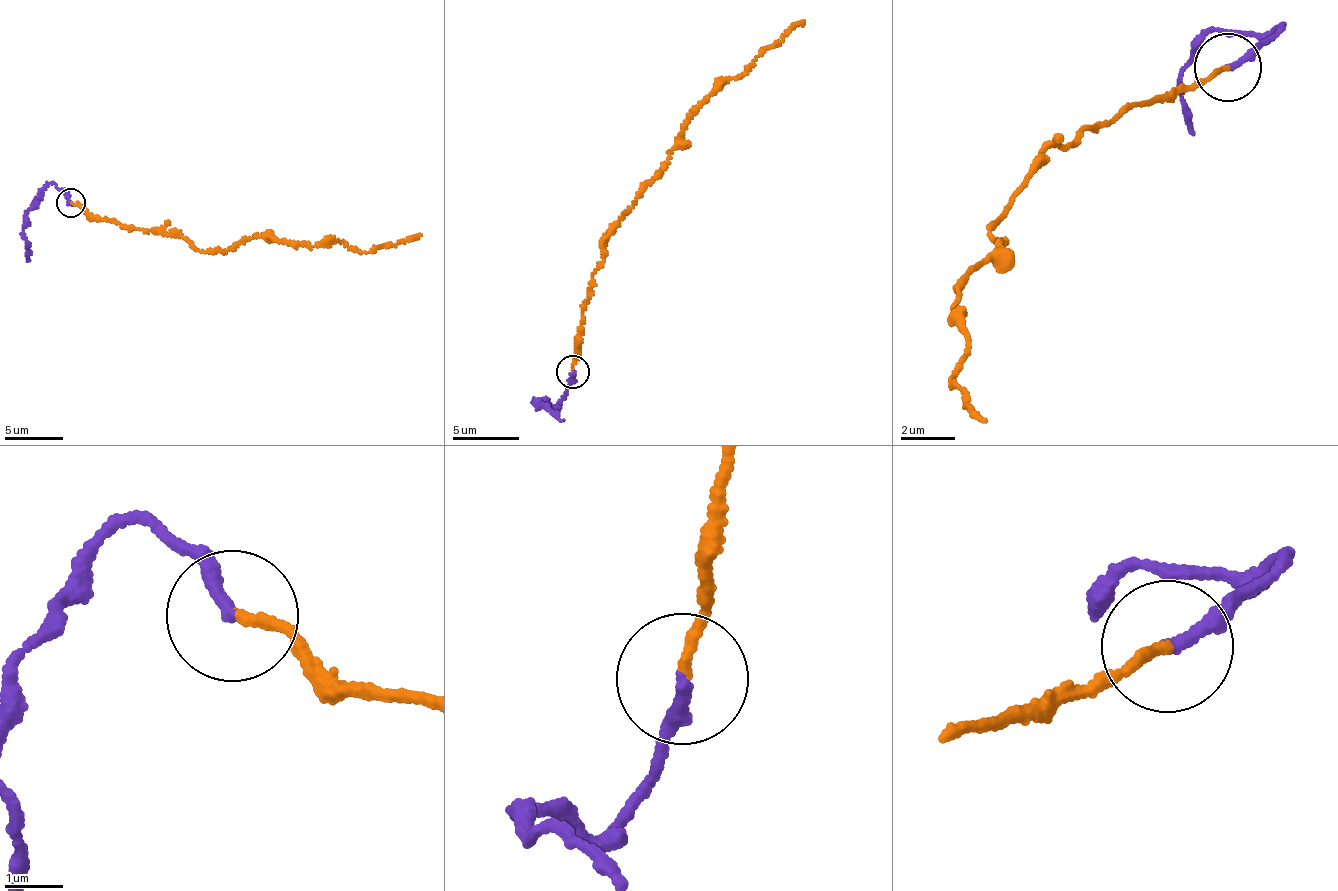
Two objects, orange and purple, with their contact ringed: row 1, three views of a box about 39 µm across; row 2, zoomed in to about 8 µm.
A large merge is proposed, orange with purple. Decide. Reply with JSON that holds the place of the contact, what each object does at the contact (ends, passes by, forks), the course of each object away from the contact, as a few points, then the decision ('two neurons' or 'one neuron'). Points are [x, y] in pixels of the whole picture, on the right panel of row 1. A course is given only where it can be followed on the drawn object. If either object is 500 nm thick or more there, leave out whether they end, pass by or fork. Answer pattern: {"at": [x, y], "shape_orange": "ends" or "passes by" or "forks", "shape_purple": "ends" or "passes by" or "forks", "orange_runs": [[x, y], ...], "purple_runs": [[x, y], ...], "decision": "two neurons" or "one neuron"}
{"at": [1227, 67], "shape_orange": "ends", "shape_purple": "ends", "orange_runs": [[1227, 67], [1047, 148], [1027, 177], [994, 233], [1005, 244], [953, 309], [967, 334], [950, 384], [982, 421]], "purple_runs": [[1227, 67], [1278, 27], [1223, 29], [1196, 49], [1181, 79], [1193, 135]], "decision": "two neurons"}

